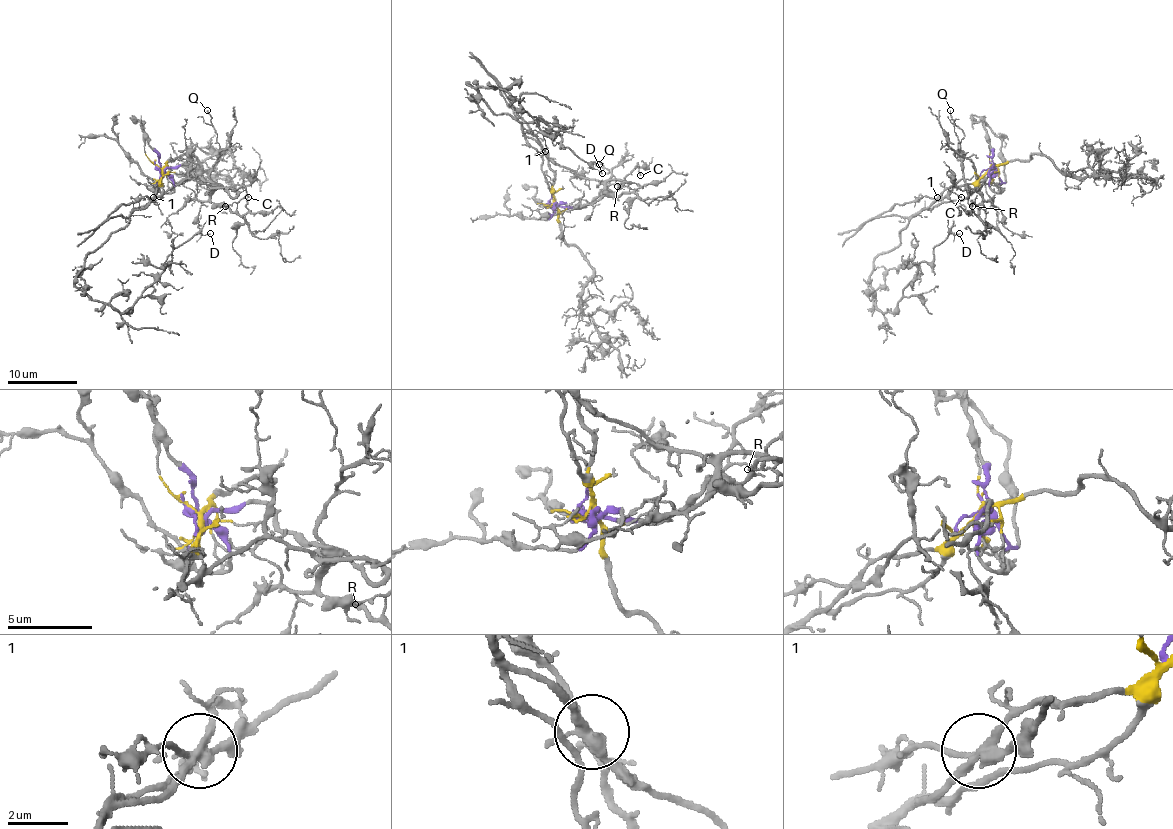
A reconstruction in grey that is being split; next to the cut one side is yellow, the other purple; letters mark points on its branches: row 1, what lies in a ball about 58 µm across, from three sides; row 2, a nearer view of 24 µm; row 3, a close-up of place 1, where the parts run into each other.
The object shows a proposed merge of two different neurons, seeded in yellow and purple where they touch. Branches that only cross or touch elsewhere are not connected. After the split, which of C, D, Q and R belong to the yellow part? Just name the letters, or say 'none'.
D

